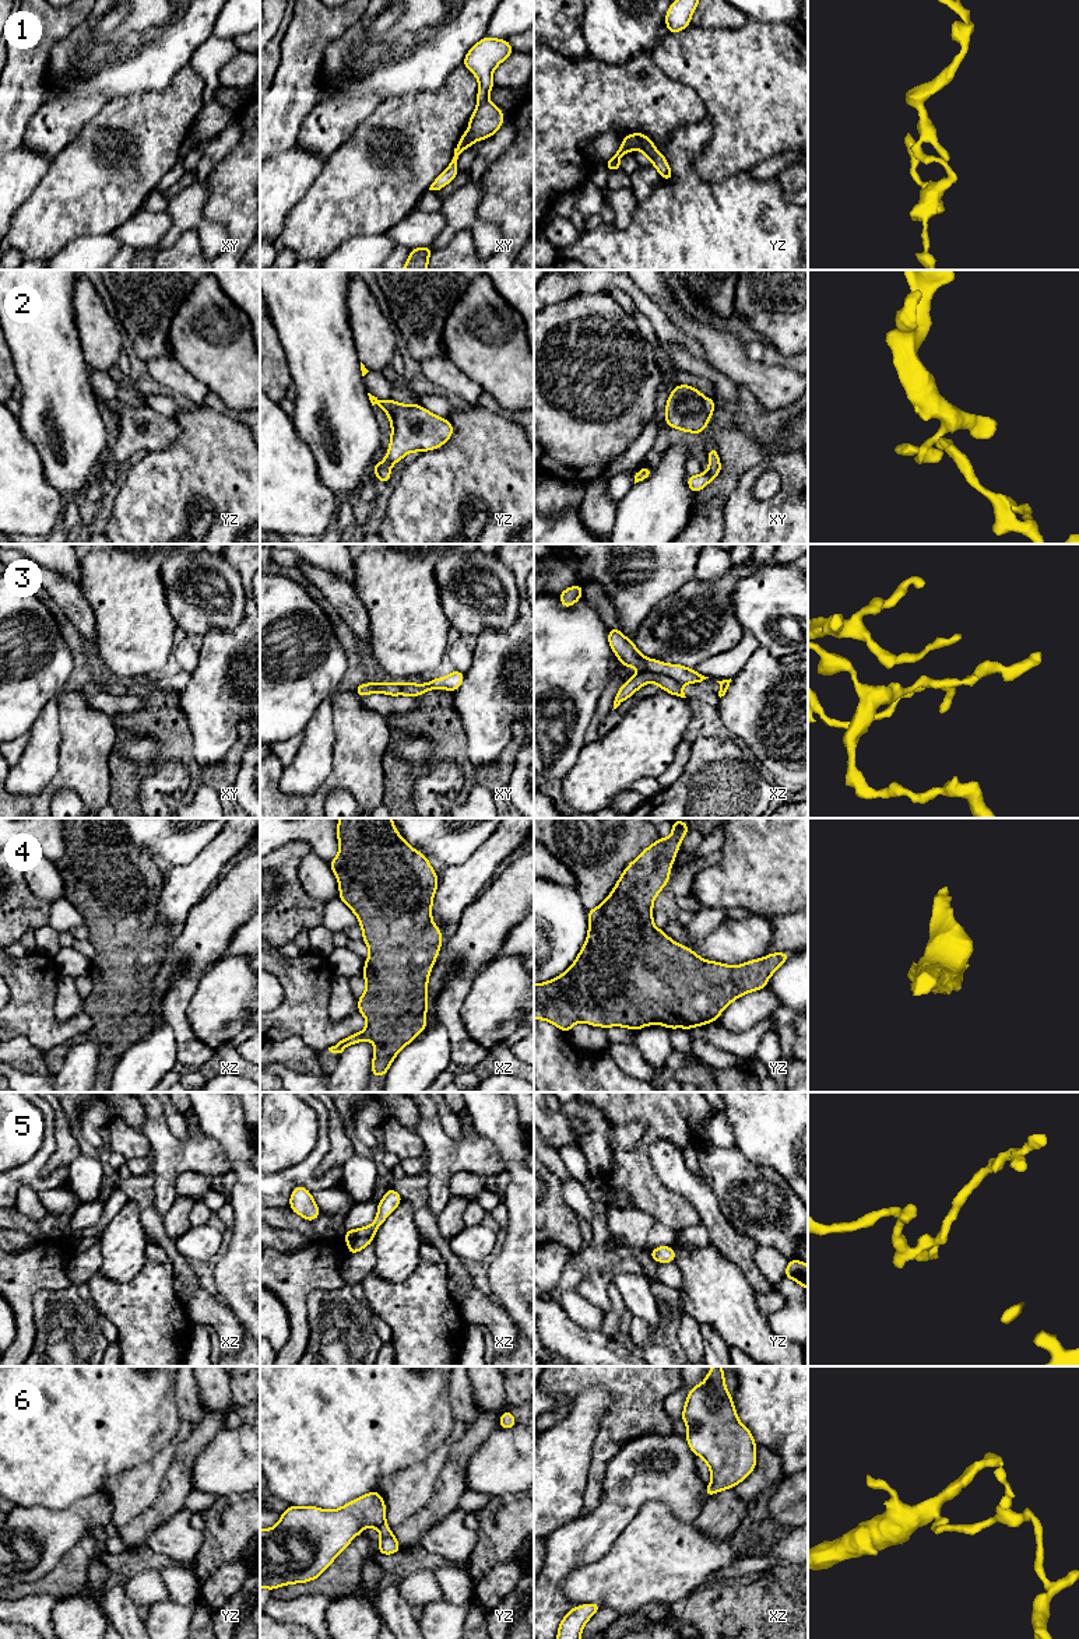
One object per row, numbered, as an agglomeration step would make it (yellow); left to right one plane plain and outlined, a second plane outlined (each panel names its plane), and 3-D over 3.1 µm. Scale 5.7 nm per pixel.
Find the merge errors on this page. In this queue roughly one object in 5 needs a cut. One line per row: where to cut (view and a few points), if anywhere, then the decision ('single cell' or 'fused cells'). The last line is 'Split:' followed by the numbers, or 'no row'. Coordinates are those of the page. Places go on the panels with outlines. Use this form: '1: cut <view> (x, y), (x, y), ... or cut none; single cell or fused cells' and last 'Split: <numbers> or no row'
1: cut none; single cell
2: cut none; single cell
3: cut xz (643, 670), (664, 673), (681, 685); fused cells
4: cut none; single cell
5: cut none; single cell
6: cut none; single cell
Split: 3

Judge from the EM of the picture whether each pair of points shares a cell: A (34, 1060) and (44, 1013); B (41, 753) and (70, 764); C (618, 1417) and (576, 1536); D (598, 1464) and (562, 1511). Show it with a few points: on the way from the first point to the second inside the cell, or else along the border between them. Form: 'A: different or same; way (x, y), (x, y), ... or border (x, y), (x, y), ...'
A: different; border (14, 1038), (25, 1038), (42, 1053)
B: different; border (58, 726), (59, 768), (42, 789)
C: different; border (603, 1483), (601, 1501), (593, 1509), (583, 1512)
D: different; border (593, 1445), (582, 1509)

